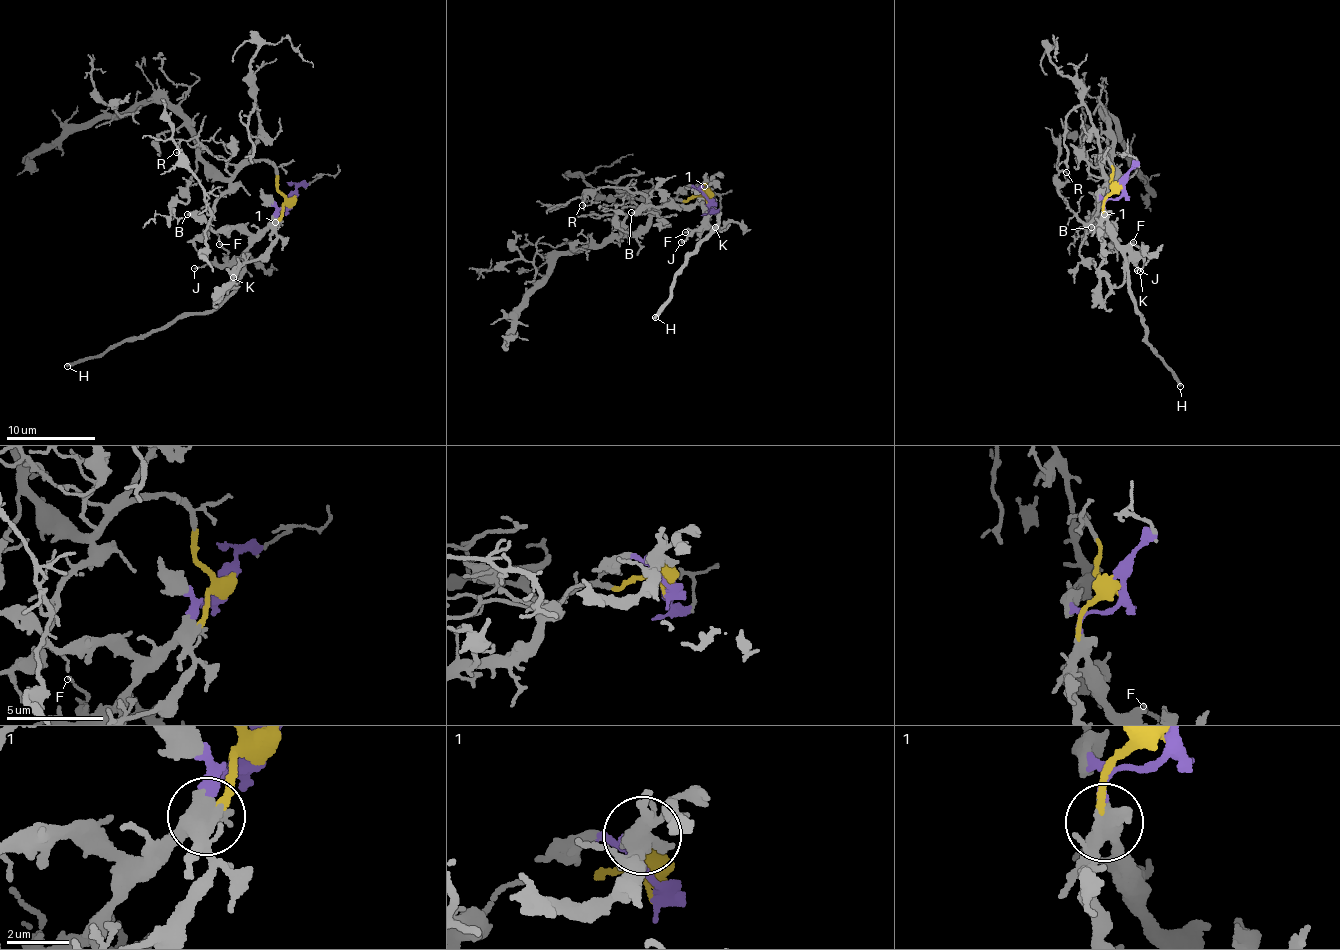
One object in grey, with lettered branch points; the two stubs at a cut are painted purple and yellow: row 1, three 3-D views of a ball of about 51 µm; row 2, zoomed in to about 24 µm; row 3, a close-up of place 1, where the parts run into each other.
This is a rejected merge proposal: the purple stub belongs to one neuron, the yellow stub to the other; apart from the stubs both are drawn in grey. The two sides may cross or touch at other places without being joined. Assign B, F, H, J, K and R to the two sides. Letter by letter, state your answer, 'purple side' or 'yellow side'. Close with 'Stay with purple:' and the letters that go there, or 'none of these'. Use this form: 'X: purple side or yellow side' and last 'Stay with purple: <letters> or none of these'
B: purple side
F: purple side
H: purple side
J: purple side
K: purple side
R: yellow side
Stay with purple: B, F, H, J, K

